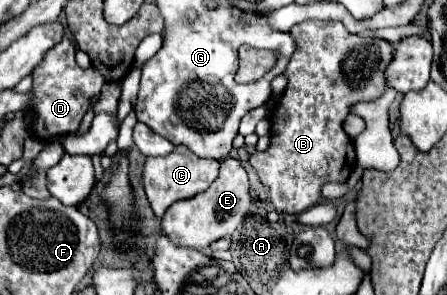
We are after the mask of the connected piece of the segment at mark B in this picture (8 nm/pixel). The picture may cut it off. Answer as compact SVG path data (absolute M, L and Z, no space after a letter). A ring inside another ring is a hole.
M303 21L291 29L297 43L285 77L289 79L279 105L273 109L271 121L271 145L259 153L249 155L251 167L257 171L263 185L271 189L271 203L283 215L299 215L313 207L321 199L323 183L341 183L355 167L353 141L343 133L343 121L349 115L349 107L359 101L373 101L385 93L385 67L391 61L393 47L389 41L377 37L351 35L339 21Z

